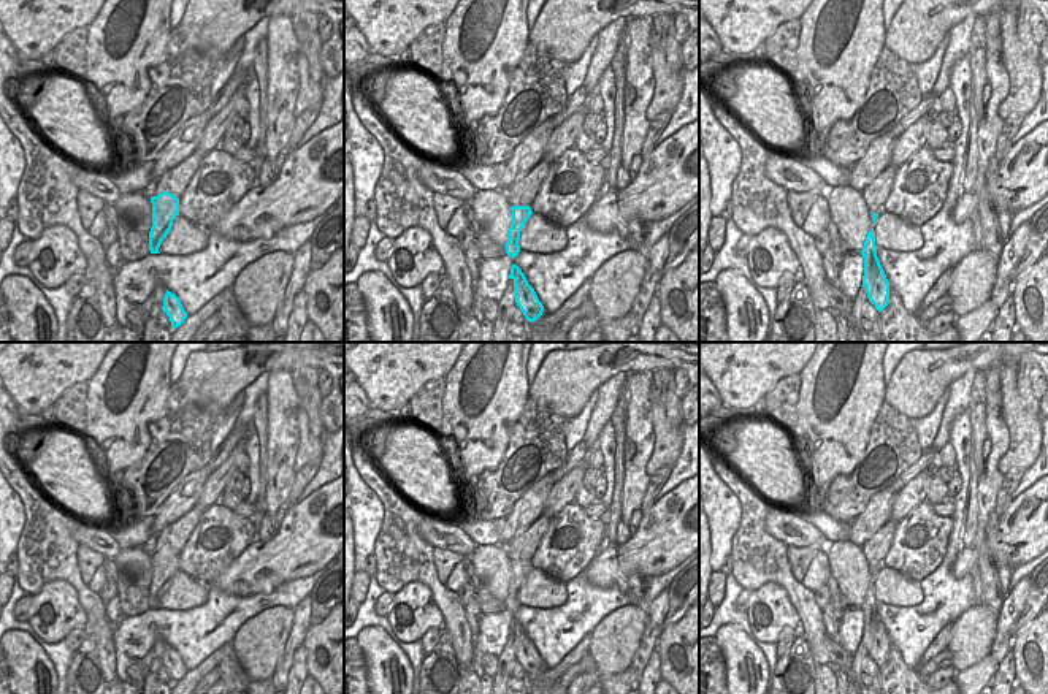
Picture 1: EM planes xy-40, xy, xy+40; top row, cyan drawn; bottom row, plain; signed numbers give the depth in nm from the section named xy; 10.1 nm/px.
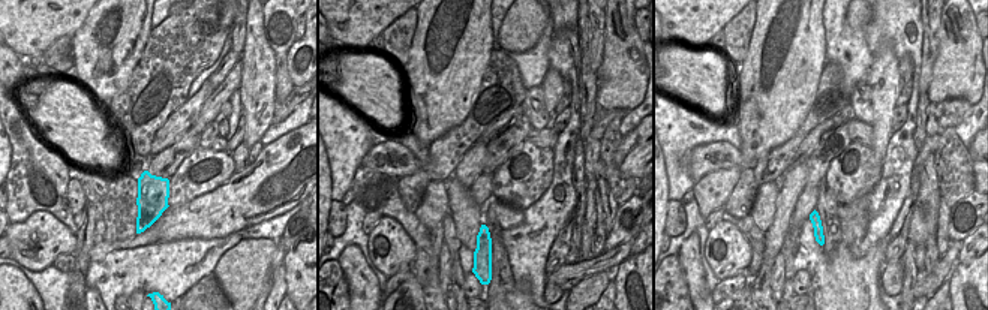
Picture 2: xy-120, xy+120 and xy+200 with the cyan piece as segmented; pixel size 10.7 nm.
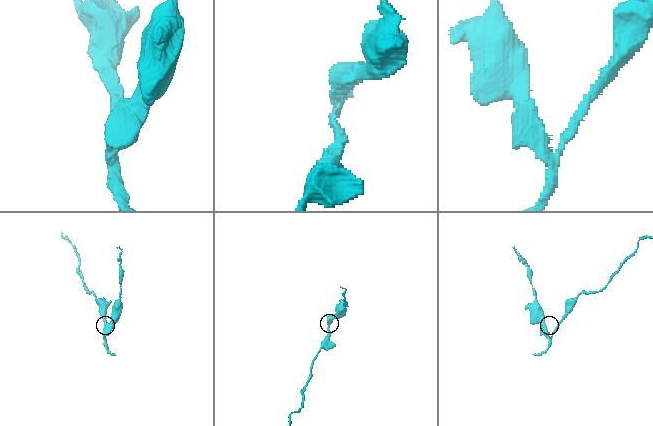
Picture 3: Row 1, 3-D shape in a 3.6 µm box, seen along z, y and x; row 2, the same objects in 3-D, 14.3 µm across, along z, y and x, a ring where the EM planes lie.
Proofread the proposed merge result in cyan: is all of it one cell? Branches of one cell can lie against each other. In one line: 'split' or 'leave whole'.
split

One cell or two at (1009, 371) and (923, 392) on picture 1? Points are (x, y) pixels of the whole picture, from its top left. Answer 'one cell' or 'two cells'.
two cells

